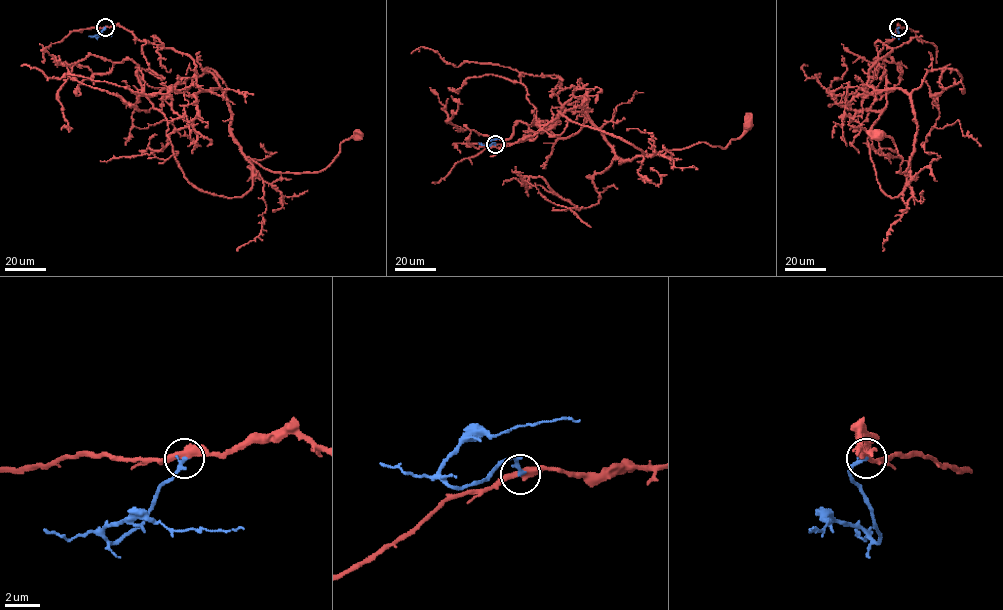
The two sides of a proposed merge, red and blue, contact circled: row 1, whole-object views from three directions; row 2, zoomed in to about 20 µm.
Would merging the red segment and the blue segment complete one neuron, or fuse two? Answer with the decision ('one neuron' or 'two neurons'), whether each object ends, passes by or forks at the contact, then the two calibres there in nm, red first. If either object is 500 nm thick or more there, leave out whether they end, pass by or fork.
one neuron | red passes by | blue ends | 400/240 nm

